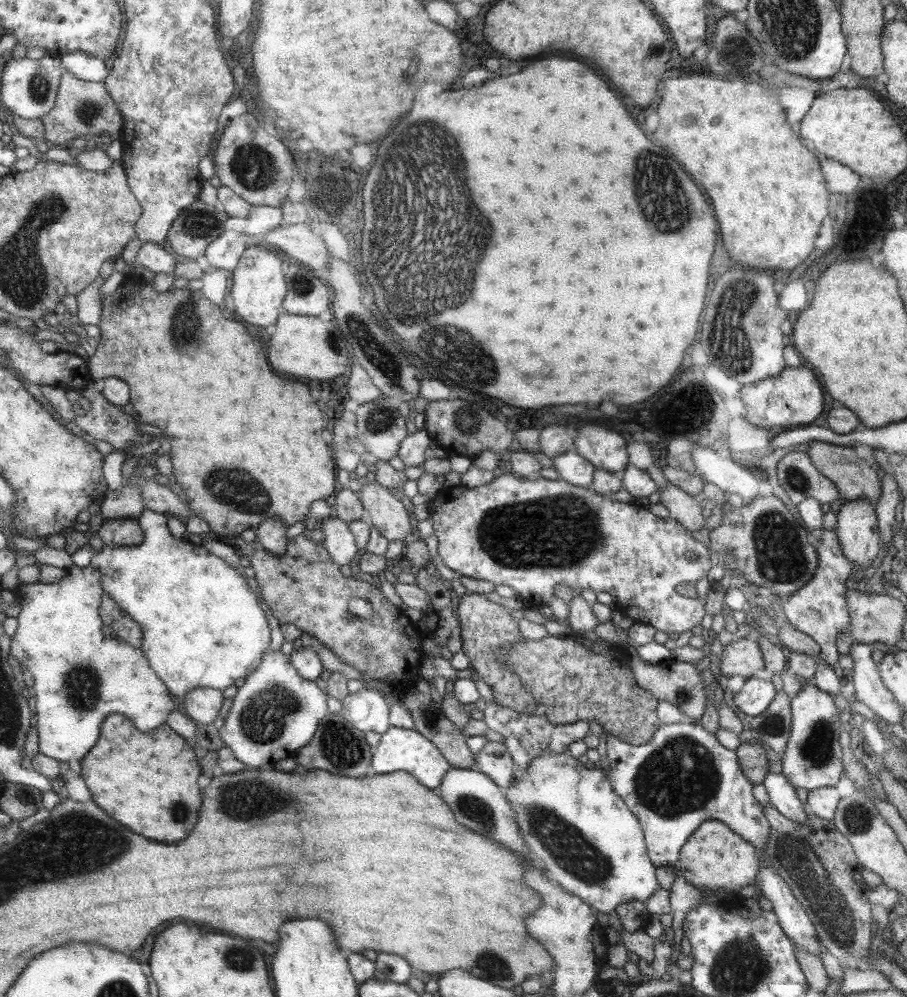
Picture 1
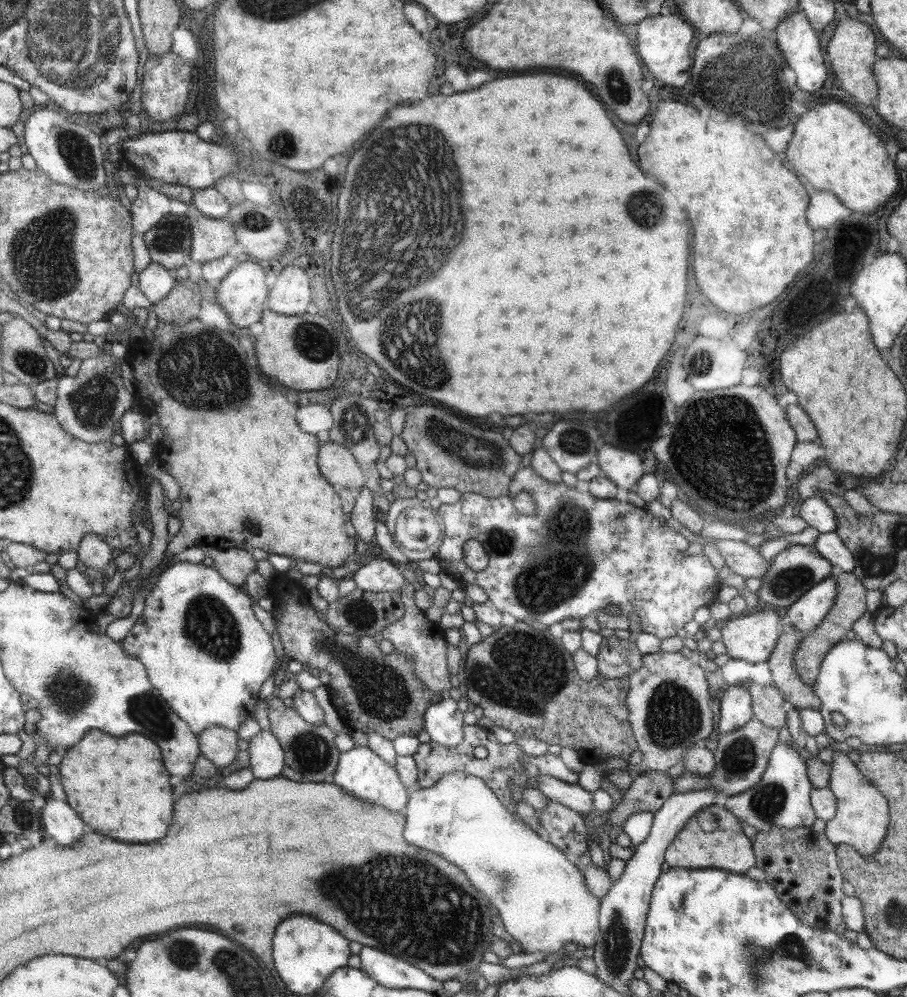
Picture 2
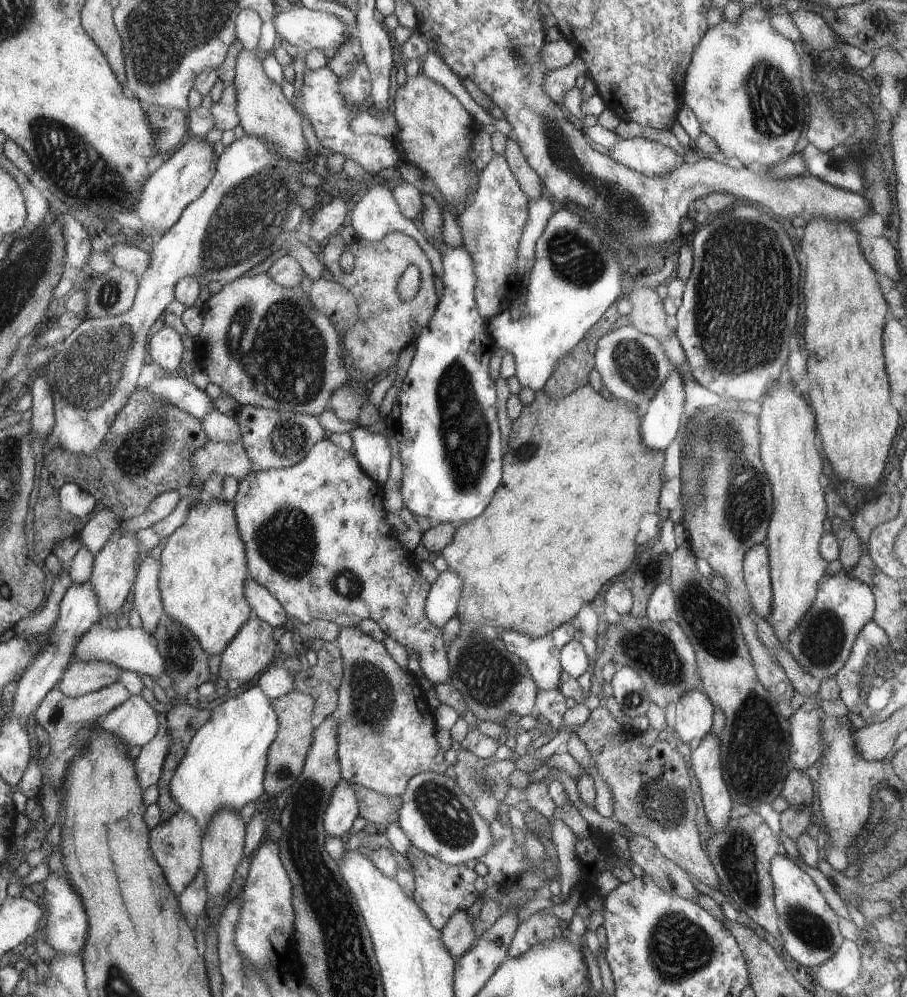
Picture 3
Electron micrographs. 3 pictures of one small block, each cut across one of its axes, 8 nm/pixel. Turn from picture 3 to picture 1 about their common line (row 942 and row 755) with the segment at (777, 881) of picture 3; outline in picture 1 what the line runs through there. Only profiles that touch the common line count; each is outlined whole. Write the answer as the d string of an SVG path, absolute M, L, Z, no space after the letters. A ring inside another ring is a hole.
M800 678L801 689L791 698L792 731L782 753L782 773L795 787L811 791L836 787L842 776L843 750L840 746L840 713L835 698L820 690L812 680Z

